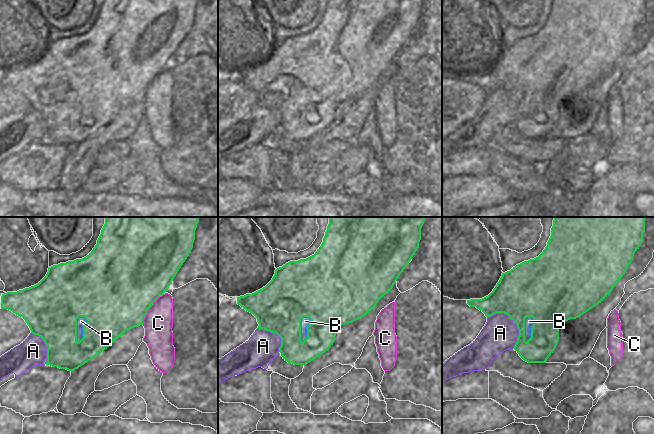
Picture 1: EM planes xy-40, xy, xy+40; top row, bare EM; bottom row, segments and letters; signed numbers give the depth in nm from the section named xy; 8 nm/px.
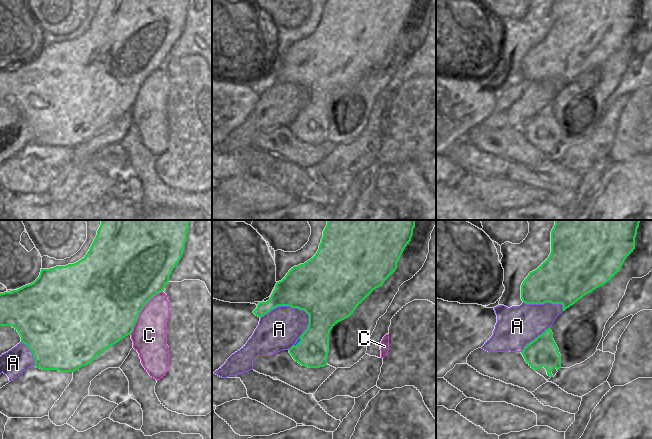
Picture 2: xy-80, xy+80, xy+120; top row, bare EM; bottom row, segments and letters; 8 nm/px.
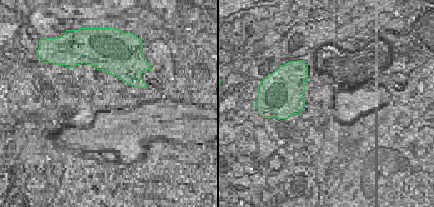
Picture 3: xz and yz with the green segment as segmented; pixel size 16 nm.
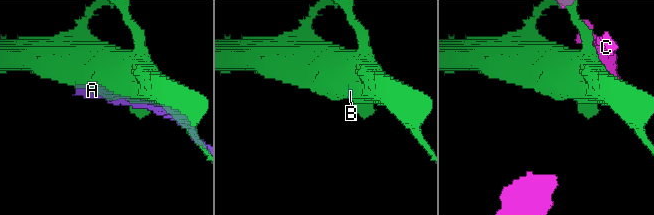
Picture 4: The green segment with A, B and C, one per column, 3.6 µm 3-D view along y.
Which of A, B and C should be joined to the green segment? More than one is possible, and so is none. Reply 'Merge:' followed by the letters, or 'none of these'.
Merge: none of these

